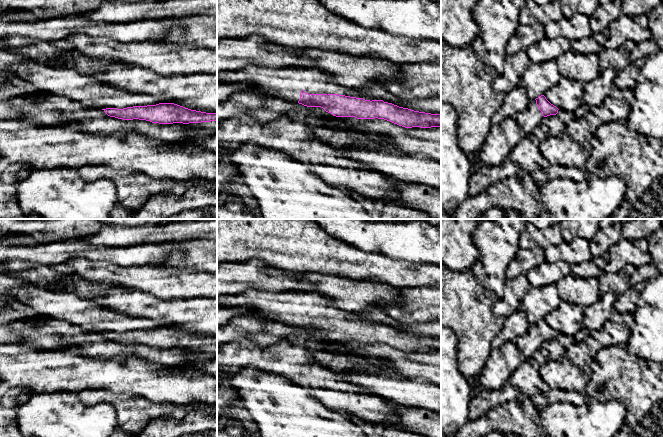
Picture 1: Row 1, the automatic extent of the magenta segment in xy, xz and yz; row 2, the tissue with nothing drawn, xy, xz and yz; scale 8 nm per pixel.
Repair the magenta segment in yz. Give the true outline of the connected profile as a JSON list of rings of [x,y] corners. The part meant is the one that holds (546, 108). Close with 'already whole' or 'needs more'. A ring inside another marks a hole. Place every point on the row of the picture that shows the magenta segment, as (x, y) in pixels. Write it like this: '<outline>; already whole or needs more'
[[[541,95],[535,100],[531,100],[528,107],[516,115],[515,120],[519,123],[523,133],[530,135],[544,117],[556,115],[558,110],[544,95]]]; needs more

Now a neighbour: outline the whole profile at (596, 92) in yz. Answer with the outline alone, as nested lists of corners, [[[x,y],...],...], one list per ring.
[[[610,68],[588,83],[583,84],[583,103],[591,106],[599,106],[607,103],[612,89],[616,72]]]

